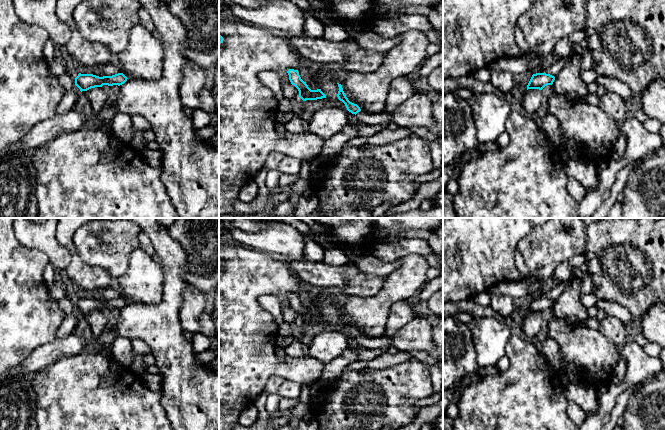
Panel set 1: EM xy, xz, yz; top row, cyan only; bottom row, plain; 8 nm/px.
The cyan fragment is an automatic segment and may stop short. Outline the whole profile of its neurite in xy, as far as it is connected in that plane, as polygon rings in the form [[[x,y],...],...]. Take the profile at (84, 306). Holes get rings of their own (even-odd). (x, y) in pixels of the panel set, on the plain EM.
[[[118,297],[112,300],[99,301],[93,298],[81,298],[75,302],[75,309],[80,315],[87,315],[91,312],[102,311],[103,309],[113,310],[122,309],[127,305],[127,301],[123,297]]]

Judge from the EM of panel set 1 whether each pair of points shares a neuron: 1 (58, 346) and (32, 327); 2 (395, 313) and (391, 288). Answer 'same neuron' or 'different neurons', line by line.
1: different neurons
2: different neurons

